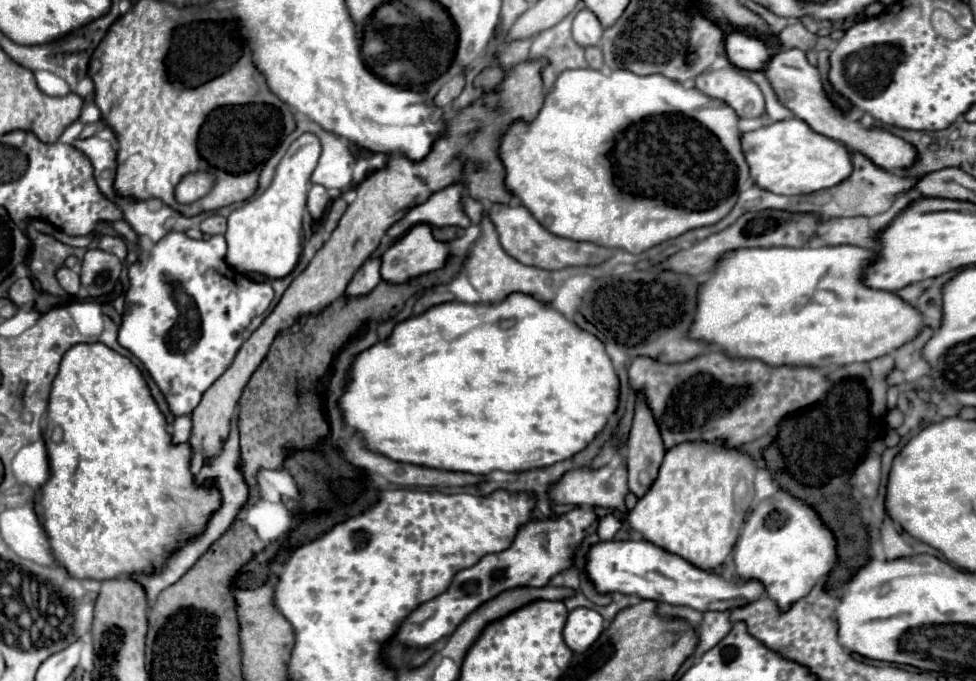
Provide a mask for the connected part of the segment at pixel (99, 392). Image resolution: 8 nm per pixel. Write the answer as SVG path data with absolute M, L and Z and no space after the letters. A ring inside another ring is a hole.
M102 342L94 344L76 344L72 346L60 362L58 376L52 382L52 390L48 396L48 426L42 434L48 450L48 460L50 460L50 478L46 484L40 488L40 506L44 512L40 514L40 524L42 530L48 538L48 544L52 548L52 554L56 562L68 570L72 578L94 578L94 580L110 580L118 578L122 574L136 574L136 572L150 572L154 568L160 568L170 552L178 548L178 544L190 540L192 536L200 534L206 520L214 510L220 506L220 496L218 490L210 484L206 488L196 488L194 486L194 476L190 472L190 446L188 444L170 444L170 434L166 432L166 420L164 414L158 410L156 402L150 396L150 390L146 388L146 382L140 374L140 370L122 354L114 352Z

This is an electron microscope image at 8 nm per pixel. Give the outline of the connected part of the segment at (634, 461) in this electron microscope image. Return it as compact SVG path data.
M640 398L636 402L634 422L628 438L628 454L626 454L628 488L636 498L642 498L656 480L664 454L666 450L662 446L658 426L654 424L650 410Z

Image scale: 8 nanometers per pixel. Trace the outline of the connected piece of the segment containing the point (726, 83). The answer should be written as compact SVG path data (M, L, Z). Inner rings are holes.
M734 66L700 74L696 78L696 88L706 96L730 104L738 118L760 118L764 114L764 96L760 88Z

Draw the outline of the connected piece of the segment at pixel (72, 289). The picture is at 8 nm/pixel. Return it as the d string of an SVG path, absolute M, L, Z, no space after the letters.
M60 268L56 276L58 276L60 286L62 286L70 296L76 296L76 294L78 294L78 290L80 290L80 276L78 276L76 270L72 270L72 268Z

